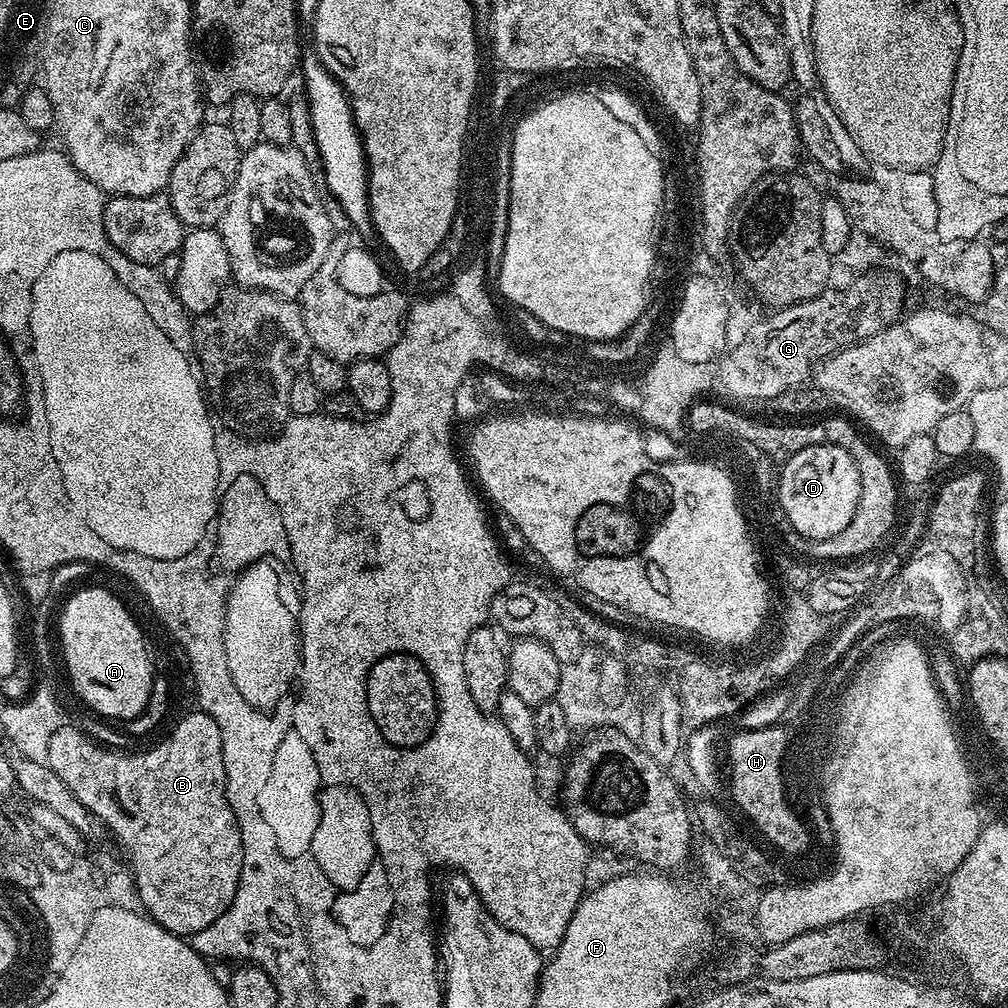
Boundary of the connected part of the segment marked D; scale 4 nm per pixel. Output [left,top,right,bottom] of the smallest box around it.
[779,443,859,540]

